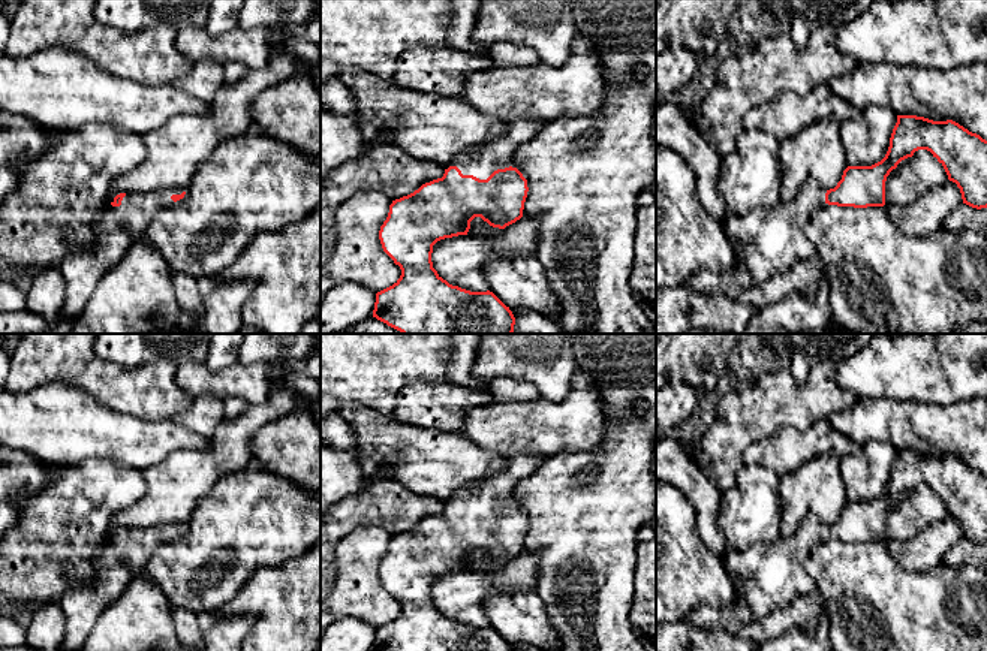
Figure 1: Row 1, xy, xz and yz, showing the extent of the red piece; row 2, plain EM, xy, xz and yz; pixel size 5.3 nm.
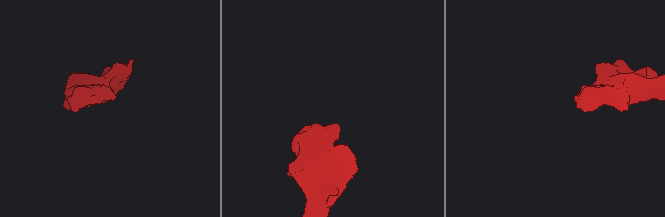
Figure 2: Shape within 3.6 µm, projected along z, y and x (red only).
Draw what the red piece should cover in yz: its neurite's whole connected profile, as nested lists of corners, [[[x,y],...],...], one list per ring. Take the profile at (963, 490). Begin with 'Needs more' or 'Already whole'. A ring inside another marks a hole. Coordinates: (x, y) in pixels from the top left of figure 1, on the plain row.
Already whole. [[[897,450],[885,492],[872,501],[848,501],[837,521],[827,525],[825,539],[854,543],[884,542],[887,512],[918,485],[927,485],[938,494],[948,515],[960,524],[963,539],[977,545],[987,543],[987,476],[953,455],[933,456],[917,450]]]

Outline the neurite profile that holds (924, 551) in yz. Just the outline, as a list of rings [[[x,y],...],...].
[[[947,516],[908,540],[884,540],[891,557],[908,572],[924,572],[941,564],[948,549],[963,539],[960,524]]]

